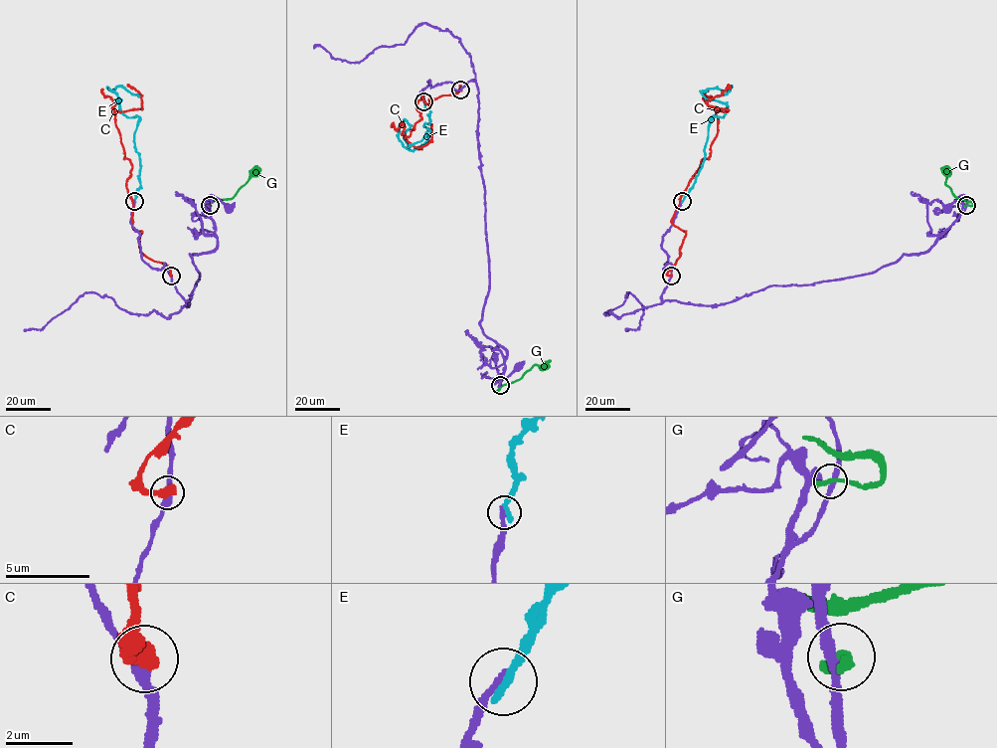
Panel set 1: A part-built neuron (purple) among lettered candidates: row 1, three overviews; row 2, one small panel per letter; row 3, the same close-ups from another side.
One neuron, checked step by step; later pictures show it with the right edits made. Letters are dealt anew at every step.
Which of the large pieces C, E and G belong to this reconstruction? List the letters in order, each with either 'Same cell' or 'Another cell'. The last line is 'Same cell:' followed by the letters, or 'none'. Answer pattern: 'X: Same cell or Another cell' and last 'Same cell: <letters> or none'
C: Another cell
E: Same cell
G: Another cell
Same cell: E

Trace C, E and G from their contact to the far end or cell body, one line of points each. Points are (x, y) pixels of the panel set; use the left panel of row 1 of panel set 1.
C: (171, 276), (140, 252), (141, 231), (132, 226), (132, 164), (114, 112), (141, 109), (142, 95), (127, 84)
E: (134, 201), (139, 117), (119, 110), (114, 100), (120, 98), (108, 89), (139, 95)
G: (210, 205), (207, 203), (232, 198), (260, 169)

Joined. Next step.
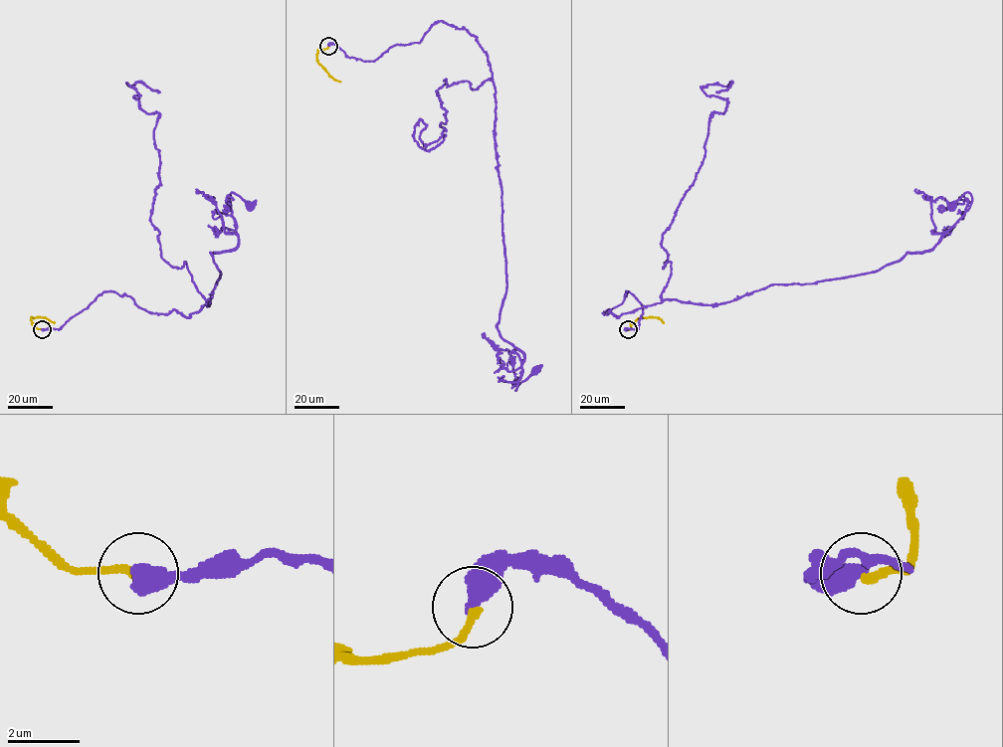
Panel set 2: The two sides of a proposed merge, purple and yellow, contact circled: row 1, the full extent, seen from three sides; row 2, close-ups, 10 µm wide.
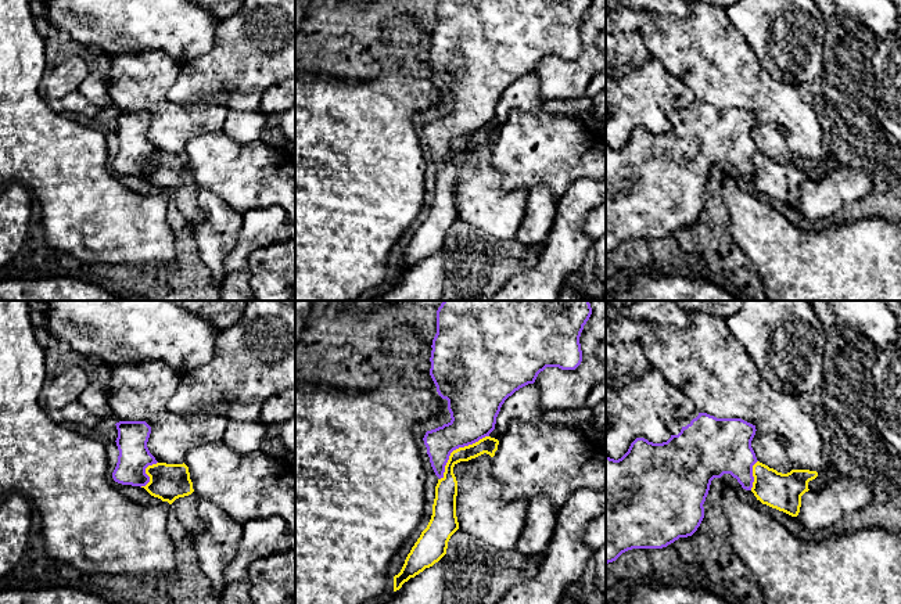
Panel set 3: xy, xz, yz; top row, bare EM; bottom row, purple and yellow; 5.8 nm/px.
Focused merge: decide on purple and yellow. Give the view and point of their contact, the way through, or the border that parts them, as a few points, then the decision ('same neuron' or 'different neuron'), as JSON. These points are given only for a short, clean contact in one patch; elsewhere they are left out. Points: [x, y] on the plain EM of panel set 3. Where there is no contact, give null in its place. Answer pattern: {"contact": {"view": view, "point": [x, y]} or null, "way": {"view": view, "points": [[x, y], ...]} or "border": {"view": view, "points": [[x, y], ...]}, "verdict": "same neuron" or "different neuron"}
{"contact": {"view": "xz", "point": [456, 137]}, "border": {"view": "xz", "points": [[488, 125], [456, 137], [451, 143], [444, 165], [440, 169]]}, "verdict": "different neuron"}

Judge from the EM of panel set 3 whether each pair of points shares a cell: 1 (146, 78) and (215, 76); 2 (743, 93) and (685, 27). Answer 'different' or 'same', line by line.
1: different
2: same

